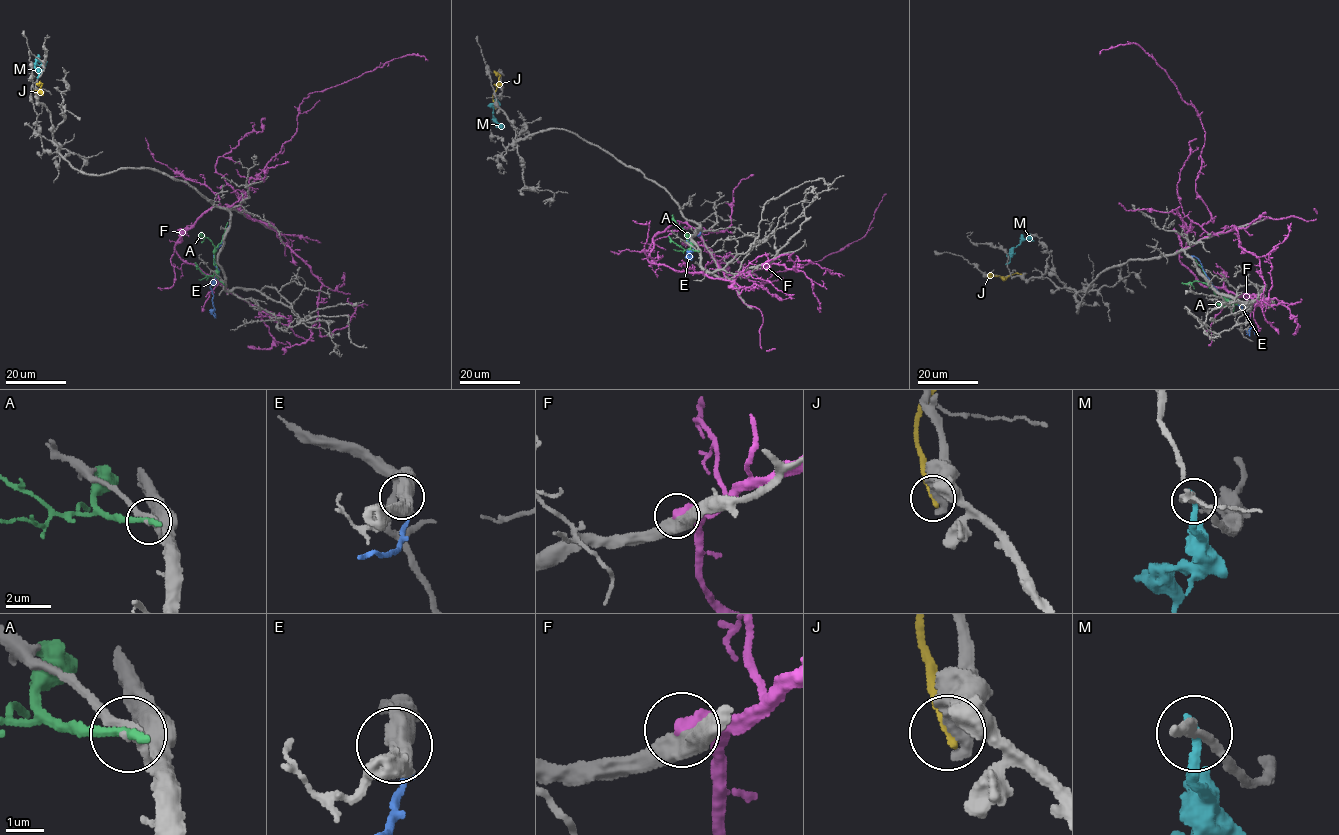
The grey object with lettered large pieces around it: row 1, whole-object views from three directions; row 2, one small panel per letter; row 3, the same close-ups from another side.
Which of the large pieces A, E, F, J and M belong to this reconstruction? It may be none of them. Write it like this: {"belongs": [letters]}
{"belongs": []}

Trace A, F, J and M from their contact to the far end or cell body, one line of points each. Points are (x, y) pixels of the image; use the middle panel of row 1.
A: (698, 251), (690, 248), (686, 231), (673, 221), (669, 224)
F: (687, 219), (716, 262), (730, 255), (756, 275), (762, 284), (774, 272), (820, 261), (859, 240), (886, 194)
J: (495, 107), (493, 98), (500, 76), (494, 70)
M: (495, 95), (492, 116), (500, 126), (495, 126)

